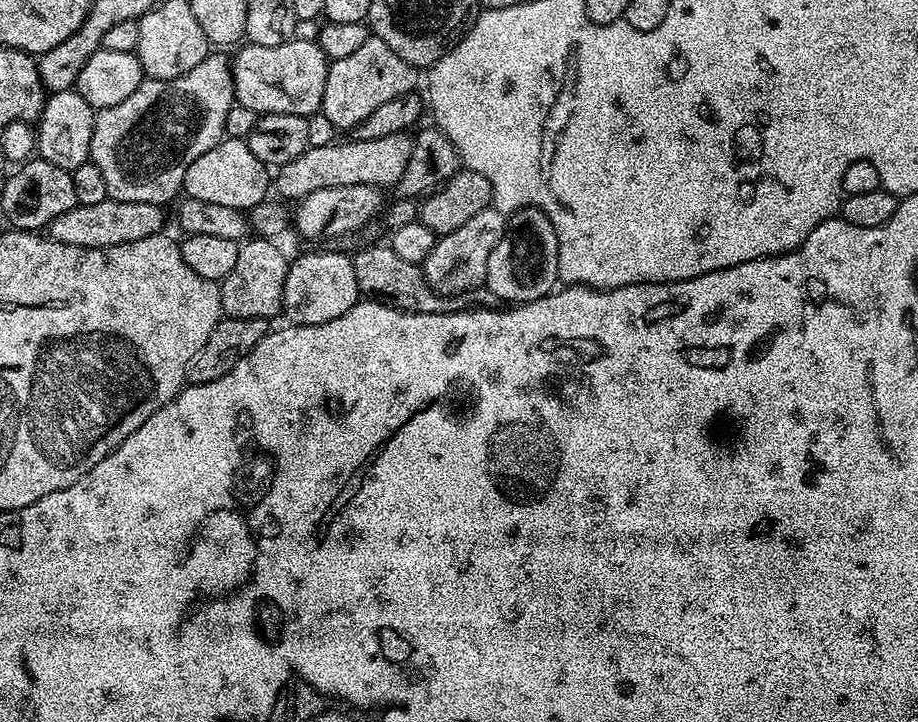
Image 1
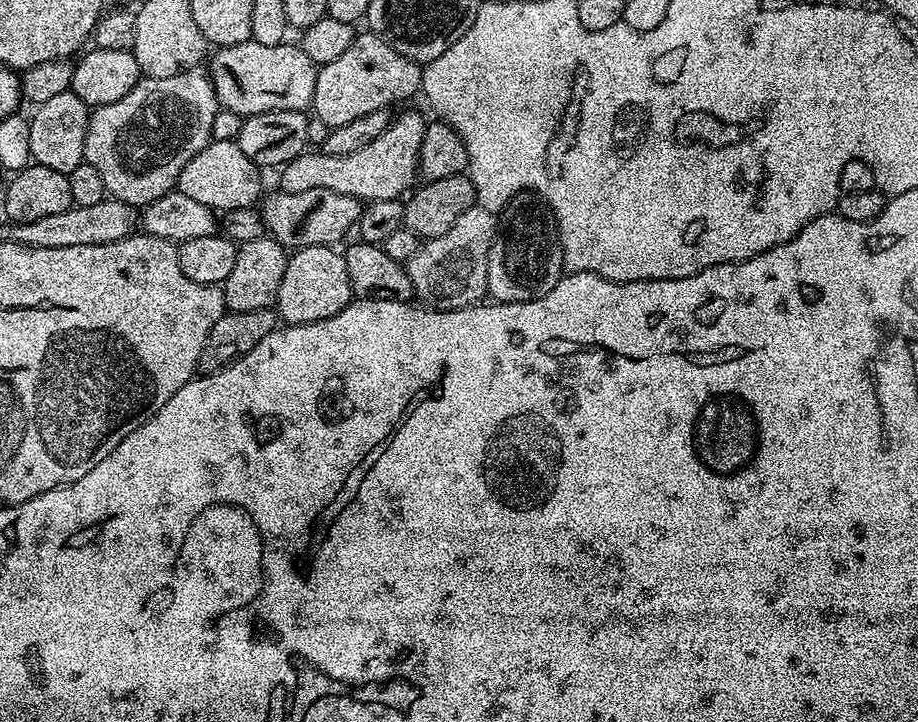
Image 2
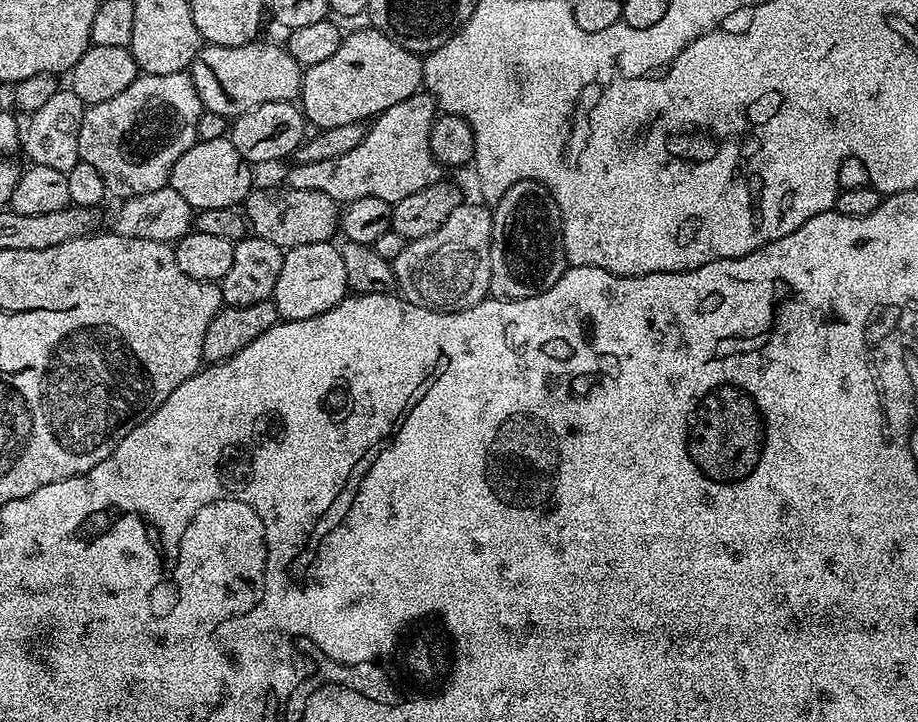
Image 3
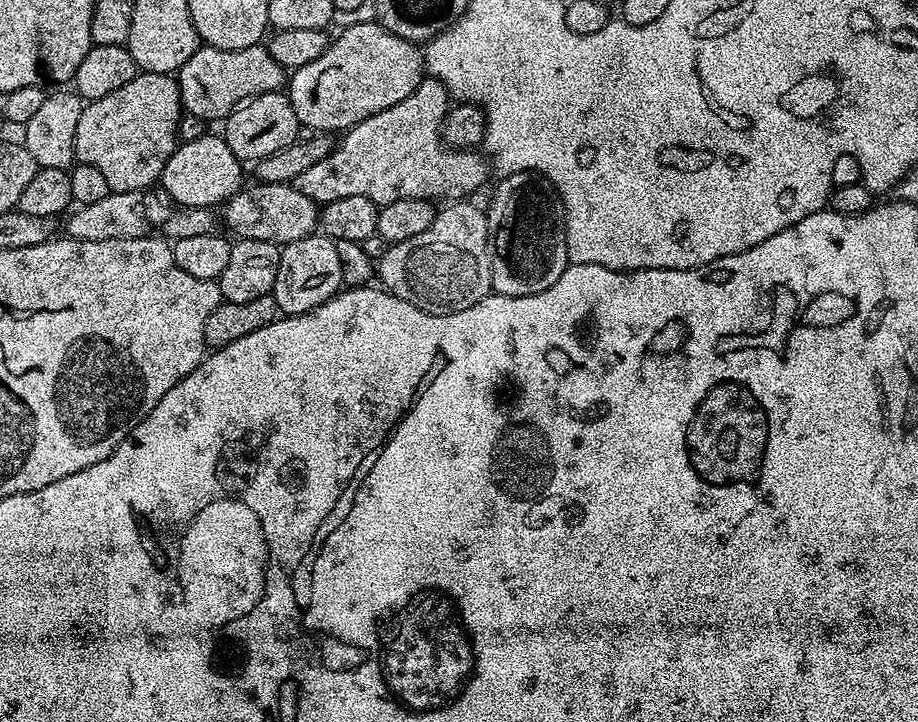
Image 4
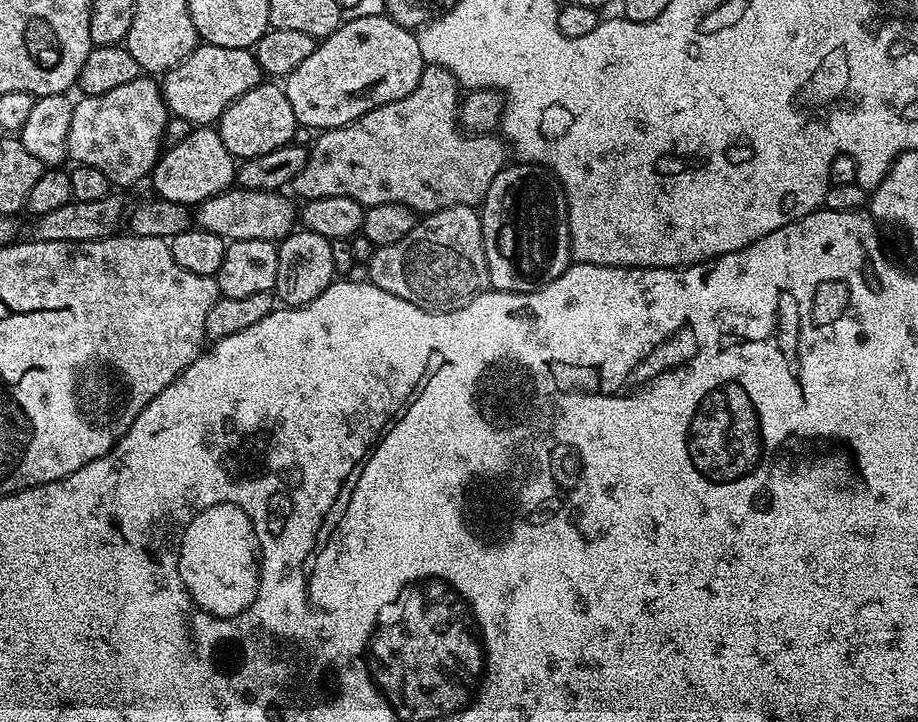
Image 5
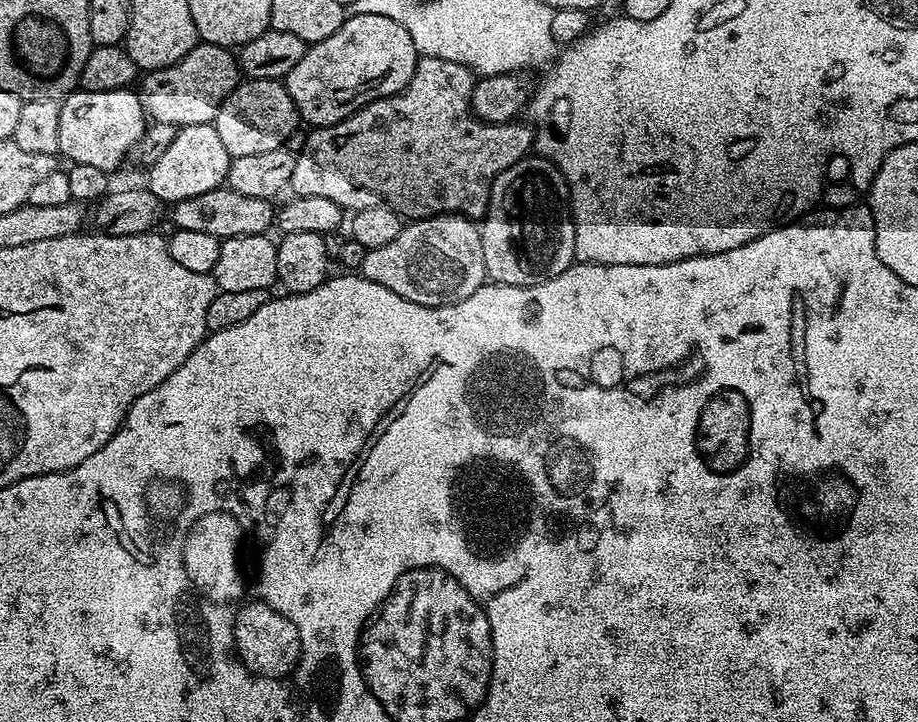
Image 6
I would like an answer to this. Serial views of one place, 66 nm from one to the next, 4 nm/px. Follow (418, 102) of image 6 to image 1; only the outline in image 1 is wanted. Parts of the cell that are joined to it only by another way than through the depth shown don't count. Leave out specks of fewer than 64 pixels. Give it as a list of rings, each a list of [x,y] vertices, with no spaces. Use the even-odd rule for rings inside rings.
[[[408,132],[386,134],[386,138],[374,138],[370,142],[349,140],[346,144],[333,142],[317,148],[308,147],[298,158],[279,165],[274,172],[275,195],[288,202],[299,202],[306,194],[314,194],[314,190],[326,190],[326,186],[365,184],[388,190],[400,181],[406,162],[410,162],[412,136]]]

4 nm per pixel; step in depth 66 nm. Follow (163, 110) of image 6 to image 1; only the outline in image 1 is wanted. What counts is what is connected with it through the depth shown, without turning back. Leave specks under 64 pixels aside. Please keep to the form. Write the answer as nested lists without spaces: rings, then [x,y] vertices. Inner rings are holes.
[[[293,38],[278,46],[258,46],[248,42],[240,50],[230,60],[237,105],[249,107],[259,114],[309,117],[321,111],[330,61],[315,39]]]

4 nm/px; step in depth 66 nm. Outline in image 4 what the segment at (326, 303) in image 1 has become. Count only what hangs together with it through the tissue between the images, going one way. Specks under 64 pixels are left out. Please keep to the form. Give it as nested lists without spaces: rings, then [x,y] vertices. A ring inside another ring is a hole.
[[[313,234],[280,248],[278,274],[270,294],[284,316],[301,316],[331,300],[341,291],[343,284],[342,262],[338,259],[336,241],[323,234]]]

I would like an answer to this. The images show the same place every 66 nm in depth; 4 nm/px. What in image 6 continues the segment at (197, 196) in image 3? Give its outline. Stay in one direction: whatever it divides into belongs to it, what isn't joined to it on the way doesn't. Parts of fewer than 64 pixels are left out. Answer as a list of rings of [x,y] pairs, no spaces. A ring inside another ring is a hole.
[[[215,123],[178,128],[174,142],[163,151],[162,158],[147,169],[146,187],[161,202],[171,206],[182,198],[194,198],[194,194],[206,194],[206,190],[221,187],[228,179],[231,161],[226,146],[222,146],[222,138],[218,138]]]

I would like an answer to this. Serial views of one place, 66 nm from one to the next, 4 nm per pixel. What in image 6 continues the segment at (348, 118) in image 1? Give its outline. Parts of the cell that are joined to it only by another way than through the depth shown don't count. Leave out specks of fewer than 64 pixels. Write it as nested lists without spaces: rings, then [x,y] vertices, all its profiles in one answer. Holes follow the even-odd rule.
[[[384,10],[378,14],[349,15],[330,38],[305,47],[298,66],[282,82],[290,98],[294,98],[301,121],[324,128],[342,122],[370,102],[401,92],[414,78],[417,59],[414,38],[395,15]]]

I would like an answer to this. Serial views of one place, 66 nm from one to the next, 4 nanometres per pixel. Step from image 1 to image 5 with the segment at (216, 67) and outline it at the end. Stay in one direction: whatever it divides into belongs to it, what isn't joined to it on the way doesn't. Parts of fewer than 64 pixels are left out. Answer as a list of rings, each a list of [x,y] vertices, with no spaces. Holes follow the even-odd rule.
[[[142,74],[134,82],[126,82],[126,86],[117,86],[106,94],[81,95],[79,99],[72,105],[69,157],[76,164],[102,170],[112,186],[136,184],[143,176],[151,177],[162,155],[164,131],[170,117],[159,83]]]

